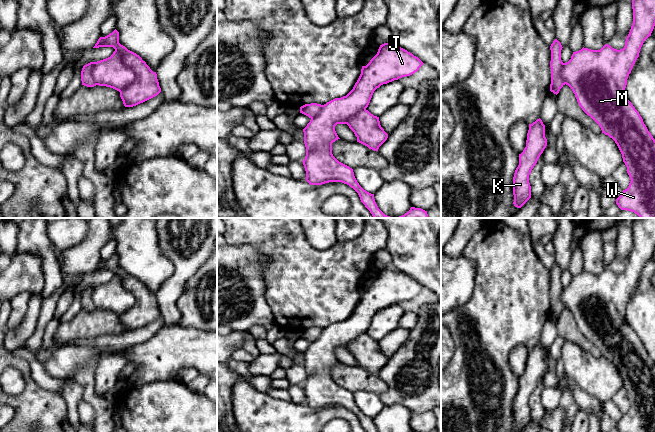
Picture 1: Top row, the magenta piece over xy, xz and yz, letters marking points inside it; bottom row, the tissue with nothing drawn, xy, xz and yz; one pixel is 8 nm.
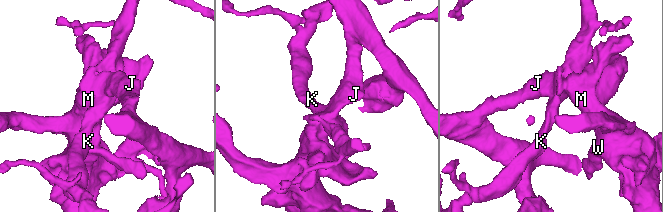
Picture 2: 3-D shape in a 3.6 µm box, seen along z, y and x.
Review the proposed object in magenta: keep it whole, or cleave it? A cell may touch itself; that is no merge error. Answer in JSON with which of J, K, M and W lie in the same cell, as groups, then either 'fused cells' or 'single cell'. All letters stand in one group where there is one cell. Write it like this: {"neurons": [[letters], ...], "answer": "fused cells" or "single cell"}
{"neurons": [["J", "M", "W"], ["K"]], "answer": "fused cells"}

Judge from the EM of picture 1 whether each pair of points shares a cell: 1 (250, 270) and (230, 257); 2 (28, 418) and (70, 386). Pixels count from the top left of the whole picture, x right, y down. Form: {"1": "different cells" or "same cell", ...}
{"1": "same cell", "2": "different cells"}

